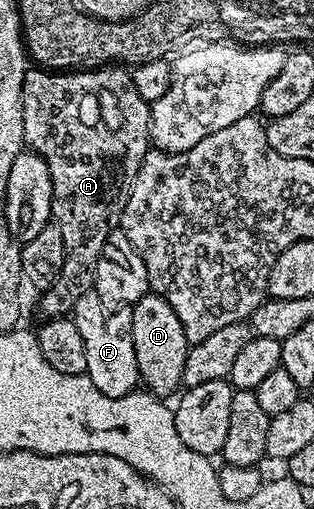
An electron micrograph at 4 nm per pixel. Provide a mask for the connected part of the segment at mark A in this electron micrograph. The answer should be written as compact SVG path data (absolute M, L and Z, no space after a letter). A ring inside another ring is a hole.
M80 68L75 72L32 69L25 73L22 92L24 144L31 153L42 156L42 160L46 160L46 168L50 168L52 221L62 228L64 245L64 263L52 287L39 295L40 310L45 319L62 318L71 315L82 296L93 293L102 244L106 244L110 232L119 227L128 191L150 149L152 112L150 104L138 96L138 88L134 88L127 69Z

